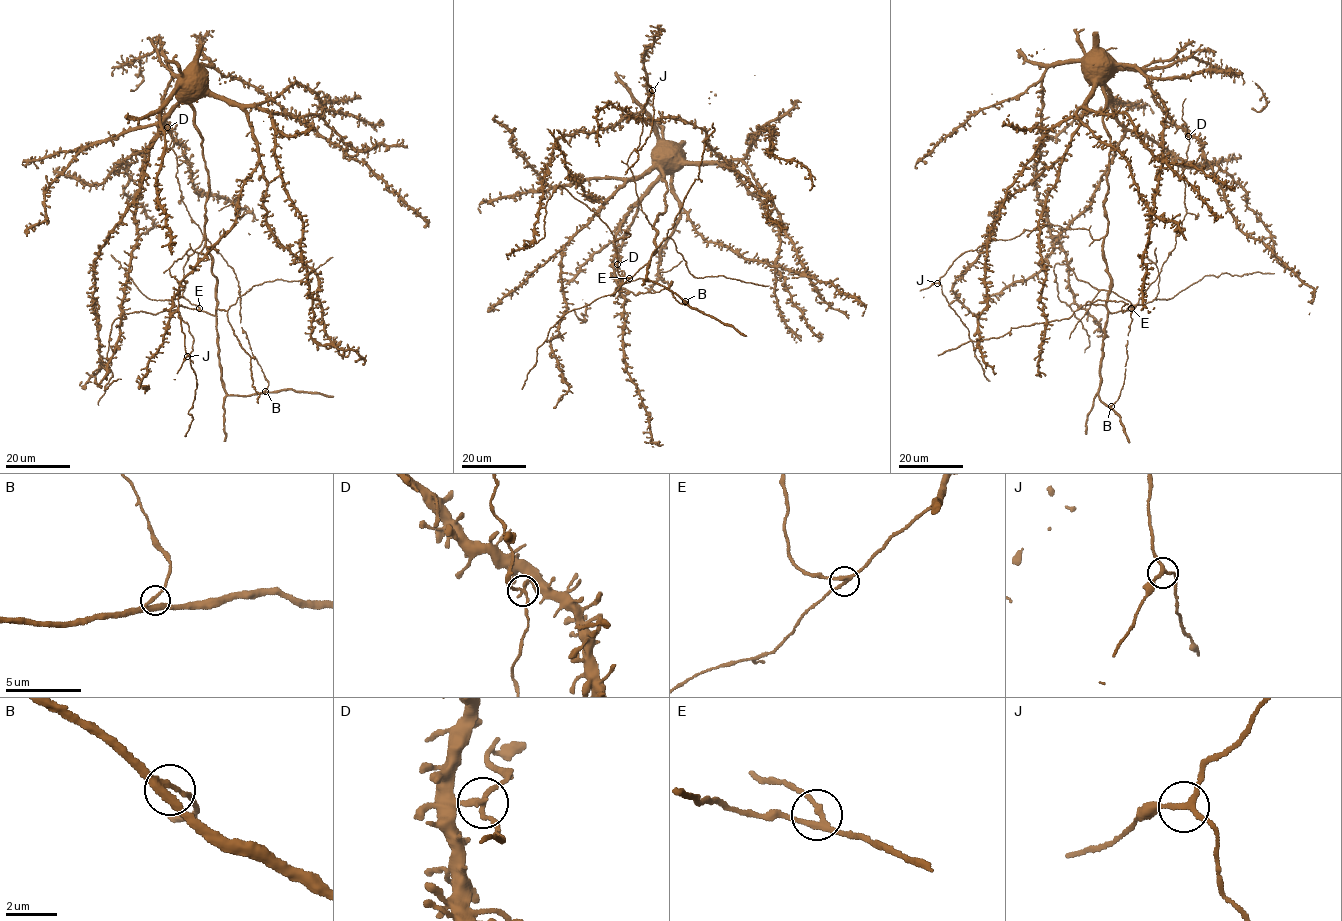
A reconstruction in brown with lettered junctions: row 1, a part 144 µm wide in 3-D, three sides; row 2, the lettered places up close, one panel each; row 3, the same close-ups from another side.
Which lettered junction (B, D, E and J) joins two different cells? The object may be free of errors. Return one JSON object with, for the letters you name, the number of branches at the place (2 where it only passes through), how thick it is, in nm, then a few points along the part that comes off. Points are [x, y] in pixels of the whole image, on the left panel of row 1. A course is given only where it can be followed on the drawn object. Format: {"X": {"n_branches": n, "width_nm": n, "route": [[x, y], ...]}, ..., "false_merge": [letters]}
{"false_merge": []}

